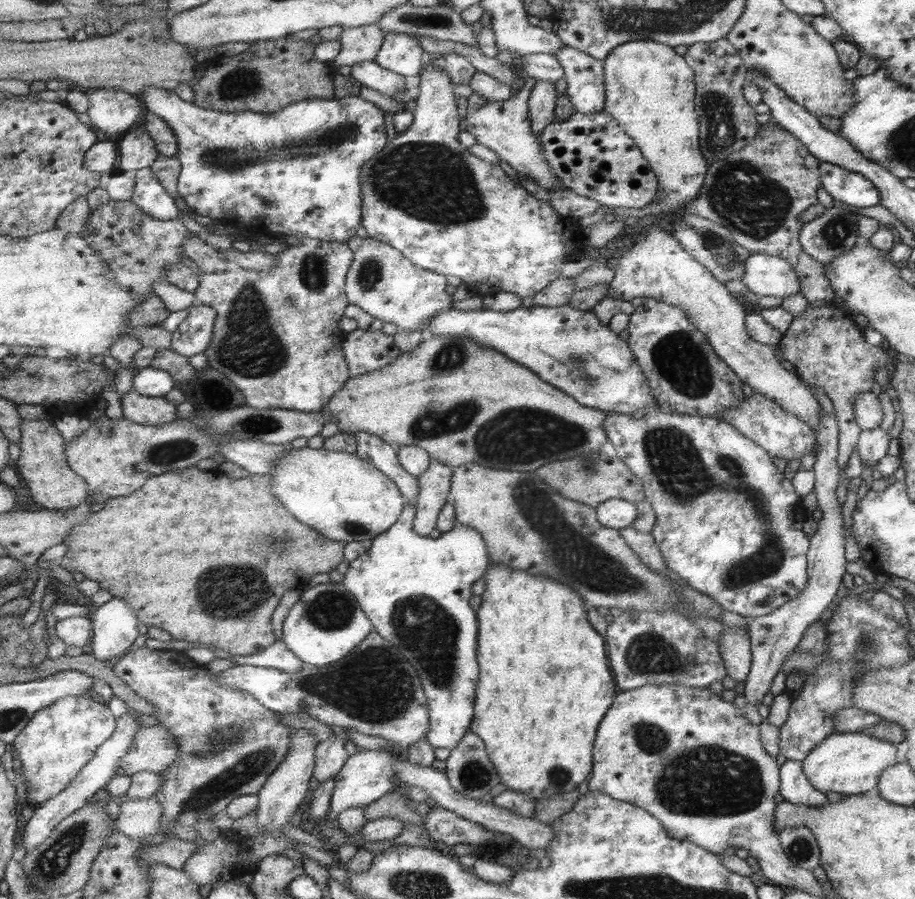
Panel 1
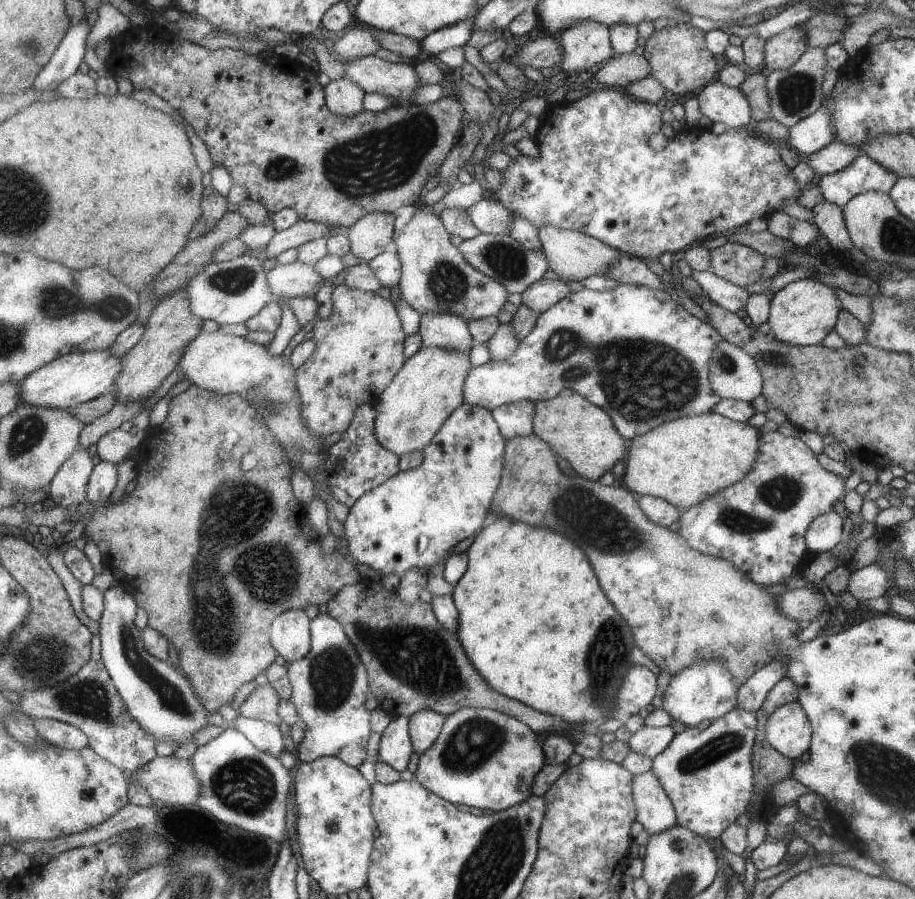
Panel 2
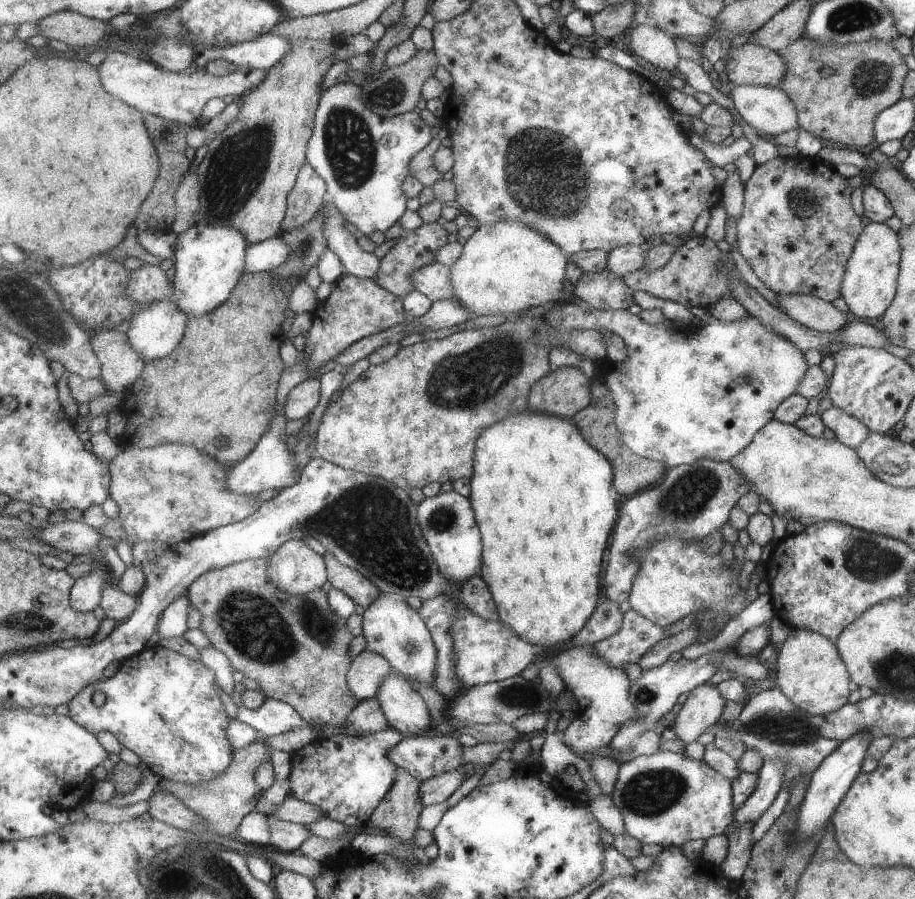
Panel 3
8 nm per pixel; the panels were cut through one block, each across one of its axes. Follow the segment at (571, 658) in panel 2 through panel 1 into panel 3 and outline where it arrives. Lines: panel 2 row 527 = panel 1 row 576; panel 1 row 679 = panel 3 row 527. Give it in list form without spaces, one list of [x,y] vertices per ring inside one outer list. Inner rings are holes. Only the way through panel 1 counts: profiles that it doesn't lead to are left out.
[[[523,412],[513,418],[507,418],[499,422],[497,426],[491,426],[485,430],[485,434],[477,442],[477,454],[475,454],[475,474],[471,480],[471,500],[473,500],[473,510],[477,512],[477,522],[481,522],[481,532],[483,532],[483,566],[481,566],[481,578],[489,584],[489,590],[493,592],[493,598],[497,602],[499,610],[499,622],[511,626],[519,638],[529,642],[531,646],[539,648],[541,652],[547,648],[563,646],[569,640],[573,640],[581,630],[585,630],[587,618],[591,618],[591,612],[595,612],[597,598],[599,598],[599,574],[601,574],[601,558],[603,558],[603,548],[607,546],[607,536],[615,524],[617,514],[617,504],[609,494],[611,486],[611,464],[591,448],[585,438],[581,438],[581,430],[571,420],[555,418],[549,414],[535,414],[535,412]]]

